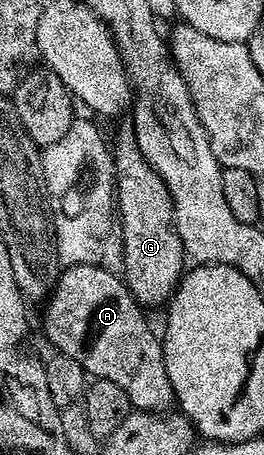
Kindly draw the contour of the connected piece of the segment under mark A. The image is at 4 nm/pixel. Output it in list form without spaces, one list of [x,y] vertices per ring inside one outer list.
[[[95,263],[66,266],[58,274],[57,284],[44,304],[41,327],[45,330],[45,339],[56,354],[74,359],[86,376],[115,381],[115,385],[127,393],[130,408],[168,412],[175,400],[165,368],[162,340],[158,332],[156,335],[149,328],[146,312],[127,289],[124,278],[114,271]]]

